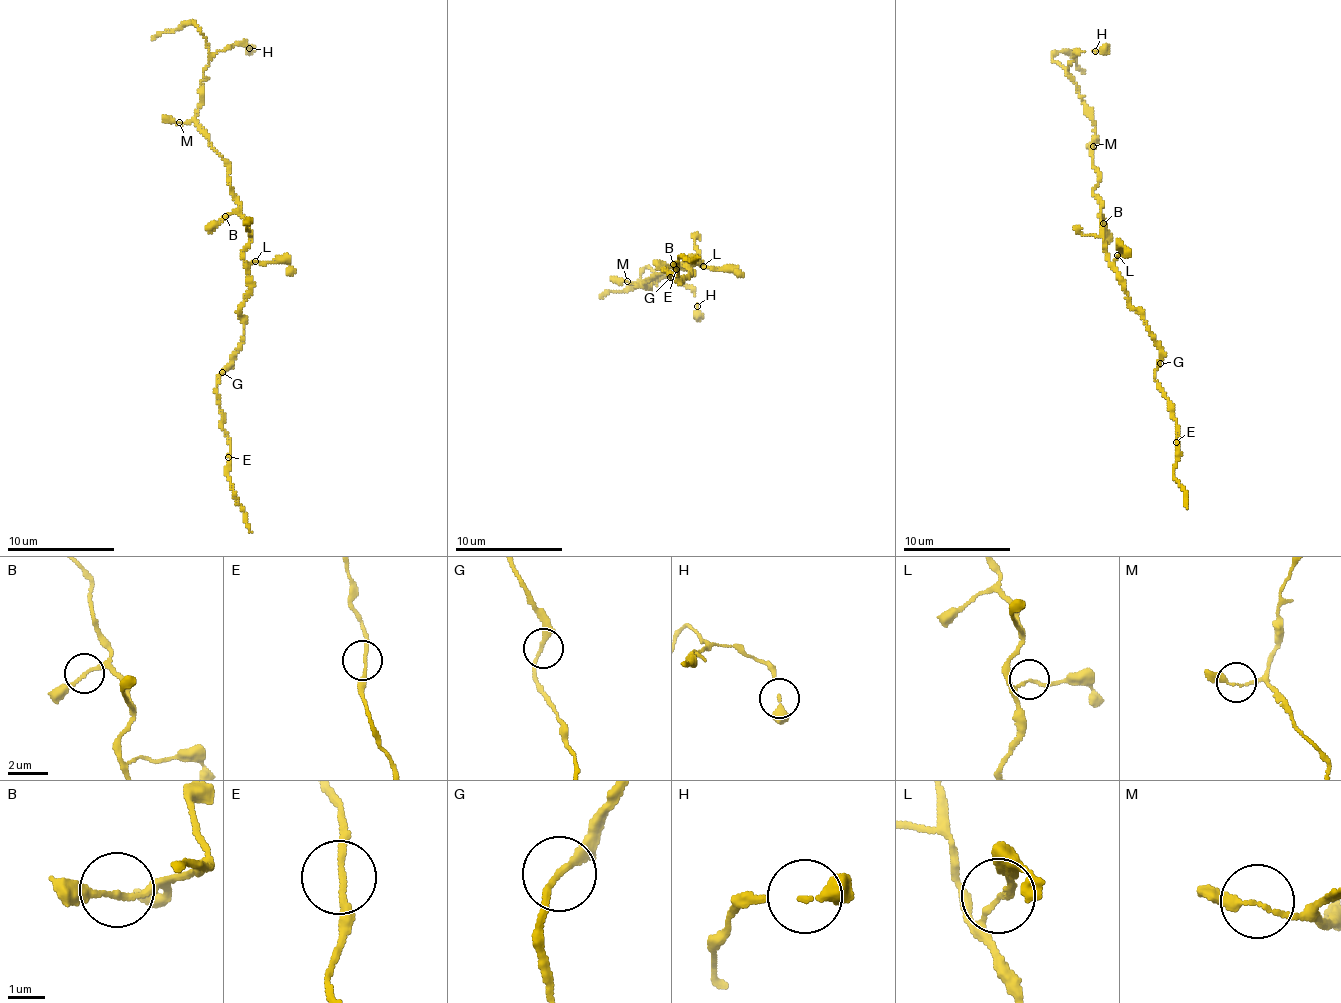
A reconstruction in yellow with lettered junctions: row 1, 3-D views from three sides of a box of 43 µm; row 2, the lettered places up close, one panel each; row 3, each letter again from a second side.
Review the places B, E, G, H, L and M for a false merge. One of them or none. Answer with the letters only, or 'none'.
none

